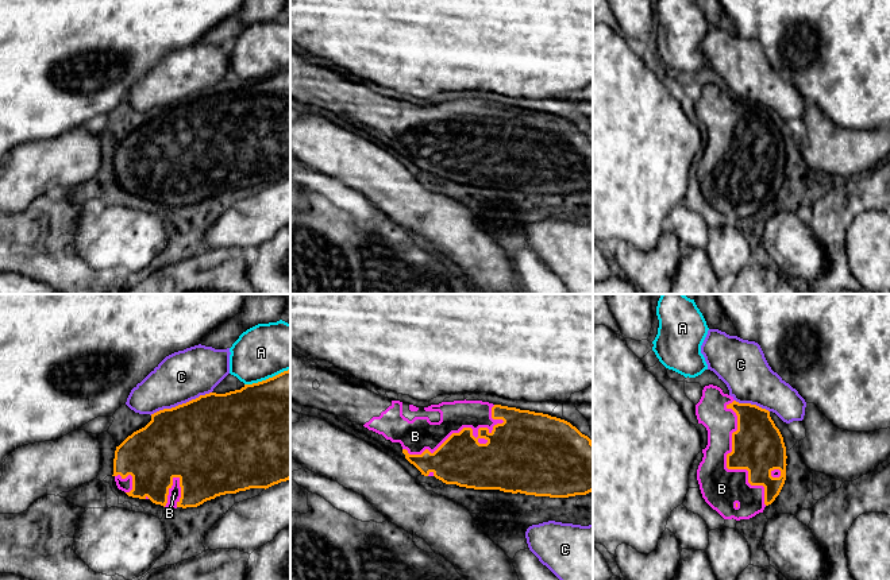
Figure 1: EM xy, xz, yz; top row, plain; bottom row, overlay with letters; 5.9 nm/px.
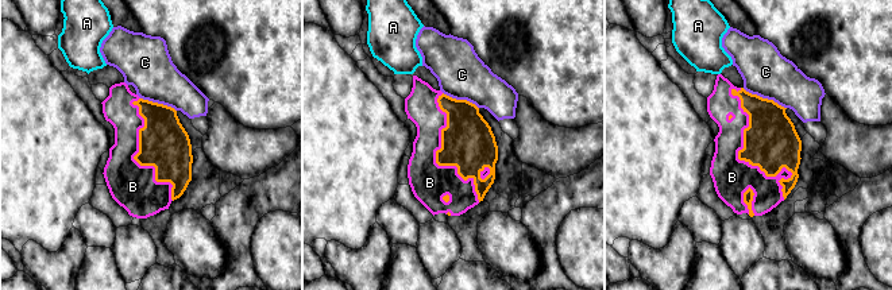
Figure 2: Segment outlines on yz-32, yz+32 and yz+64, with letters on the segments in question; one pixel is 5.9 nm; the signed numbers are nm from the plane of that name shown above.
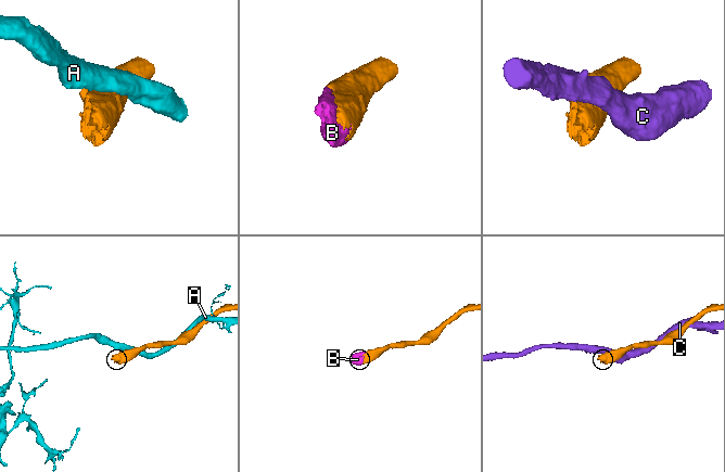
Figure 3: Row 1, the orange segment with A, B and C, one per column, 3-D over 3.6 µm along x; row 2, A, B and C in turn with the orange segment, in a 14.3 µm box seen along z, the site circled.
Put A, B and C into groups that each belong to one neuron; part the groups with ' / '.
A / B / C

